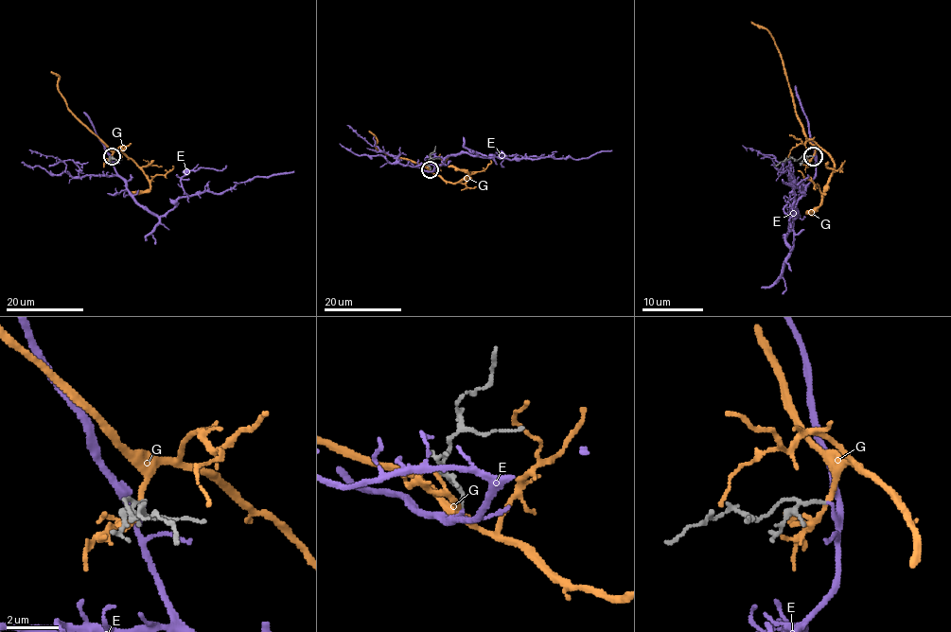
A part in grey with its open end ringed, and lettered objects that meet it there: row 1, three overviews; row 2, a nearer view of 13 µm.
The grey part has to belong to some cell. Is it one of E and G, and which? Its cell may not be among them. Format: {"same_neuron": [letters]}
{"same_neuron": ["E"]}

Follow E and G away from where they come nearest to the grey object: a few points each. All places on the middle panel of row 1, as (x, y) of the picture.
E: (430, 170), (442, 164), (448, 155), (467, 152), (487, 158), (519, 160), (553, 156), (574, 160), (612, 150)
G: (430, 169), (378, 149), (377, 140), (369, 131)

